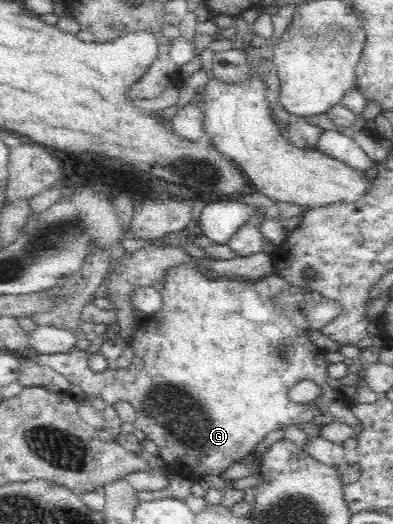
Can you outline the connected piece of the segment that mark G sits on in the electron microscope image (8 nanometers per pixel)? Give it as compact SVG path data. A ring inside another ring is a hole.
M194 262L182 263L167 268L165 271L167 273L164 282L162 282L163 289L161 292L162 308L157 313L140 320L138 330L126 341L133 355L127 356L124 362L118 364L112 370L95 374L88 368L87 355L72 350L68 353L38 354L37 363L51 367L63 376L66 384L78 385L86 394L102 398L108 406L112 406L115 401L128 401L128 403L131 403L135 409L136 419L133 423L135 429L140 429L147 435L147 439L151 439L152 447L158 448L161 459L171 471L193 481L197 481L204 475L224 474L225 469L228 469L234 461L242 459L244 455L248 455L250 451L253 451L256 445L266 437L266 433L270 433L274 429L282 429L287 425L292 425L292 423L299 425L308 421L313 421L318 426L332 423L332 421L339 421L349 426L358 423L359 419L350 409L350 399L344 396L340 389L332 389L326 384L328 361L324 358L324 351L306 336L306 330L321 330L332 323L344 311L340 303L324 298L322 294L316 291L312 292L305 285L302 285L302 287L292 286L276 274L268 275L258 282L250 282L236 276L208 275L202 272ZM306 379L314 381L320 387L321 395L316 400L310 401L310 403L290 401L288 398L289 390L298 381Z

